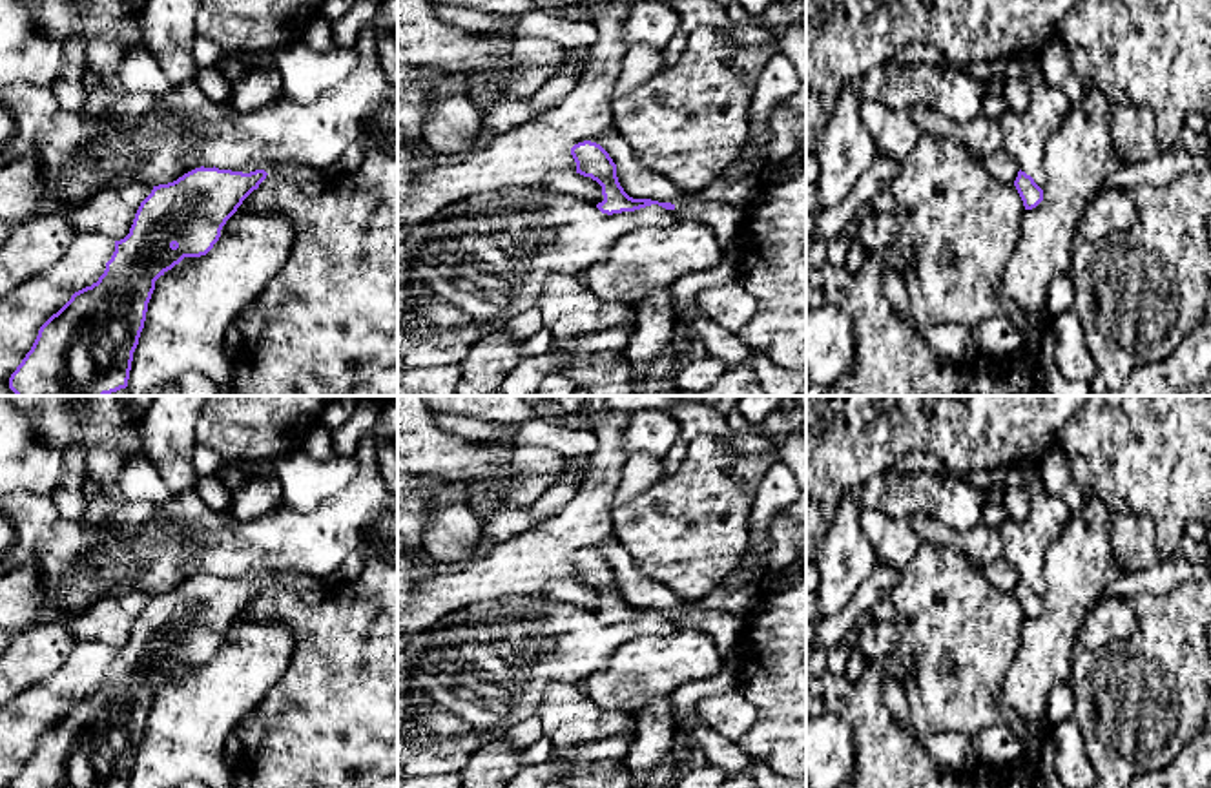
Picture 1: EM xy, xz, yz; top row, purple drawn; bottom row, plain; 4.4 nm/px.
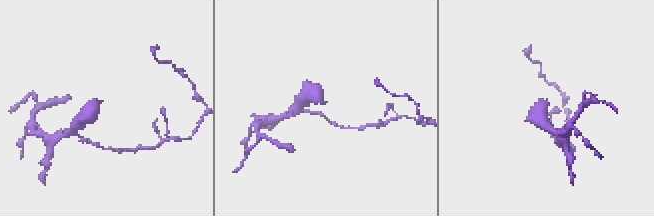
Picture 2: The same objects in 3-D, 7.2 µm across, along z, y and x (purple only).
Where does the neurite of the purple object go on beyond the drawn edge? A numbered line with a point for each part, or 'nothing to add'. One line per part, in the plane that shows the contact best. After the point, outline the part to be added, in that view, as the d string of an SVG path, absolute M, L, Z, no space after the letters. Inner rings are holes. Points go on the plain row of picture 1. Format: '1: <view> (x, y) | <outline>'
nothing to add

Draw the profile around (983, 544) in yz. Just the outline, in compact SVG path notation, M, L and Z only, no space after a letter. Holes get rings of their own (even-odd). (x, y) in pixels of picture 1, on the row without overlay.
M912 514L906 522L921 544L952 547L979 562L983 567L1003 555L1003 540L998 527L978 524L967 531L967 540L963 542L957 533L930 514Z

